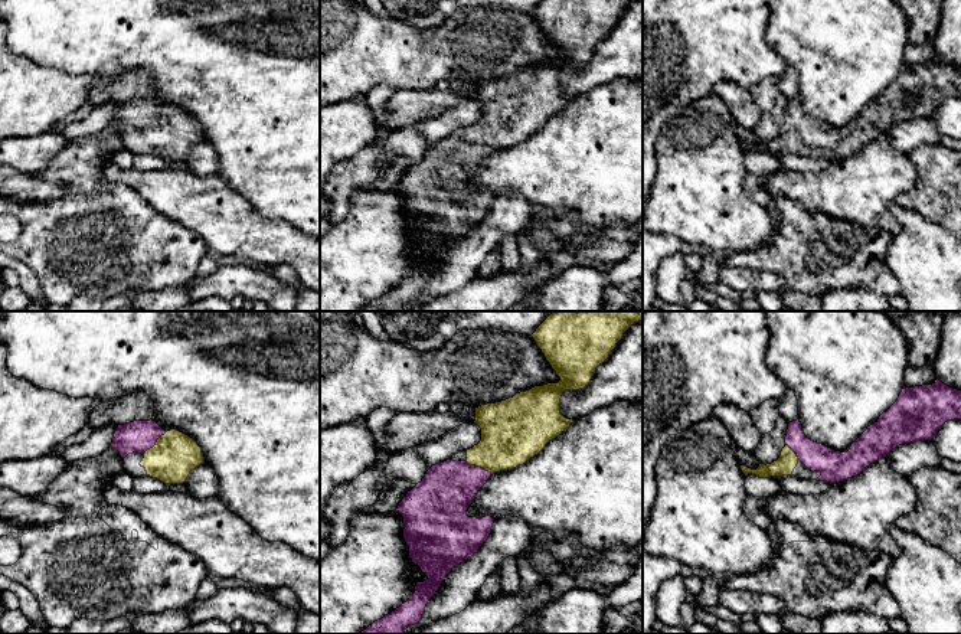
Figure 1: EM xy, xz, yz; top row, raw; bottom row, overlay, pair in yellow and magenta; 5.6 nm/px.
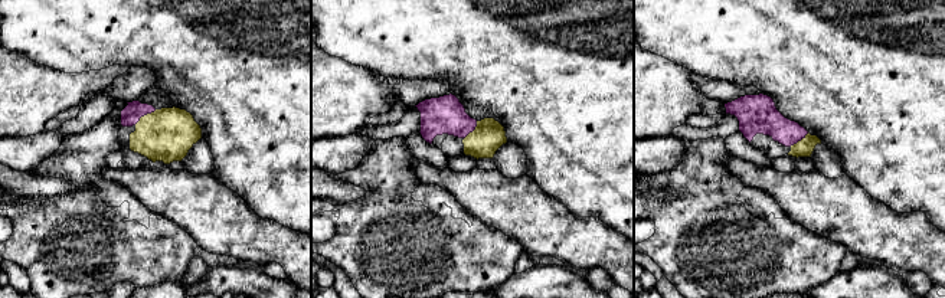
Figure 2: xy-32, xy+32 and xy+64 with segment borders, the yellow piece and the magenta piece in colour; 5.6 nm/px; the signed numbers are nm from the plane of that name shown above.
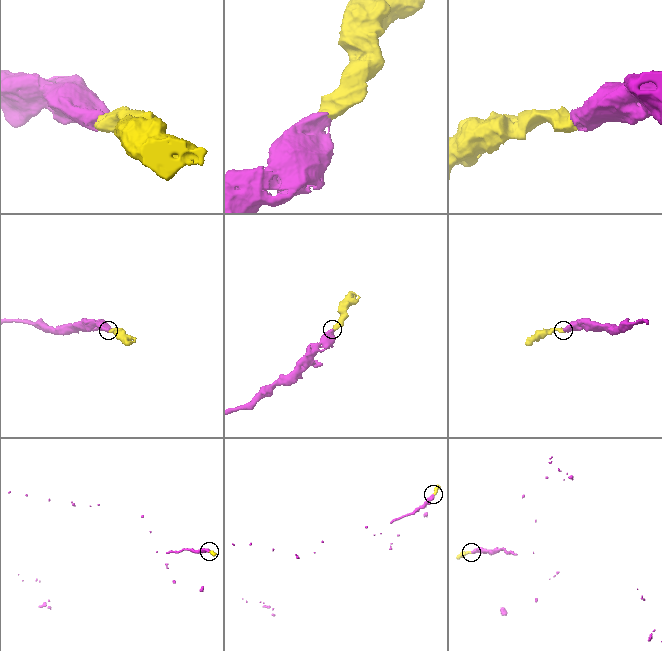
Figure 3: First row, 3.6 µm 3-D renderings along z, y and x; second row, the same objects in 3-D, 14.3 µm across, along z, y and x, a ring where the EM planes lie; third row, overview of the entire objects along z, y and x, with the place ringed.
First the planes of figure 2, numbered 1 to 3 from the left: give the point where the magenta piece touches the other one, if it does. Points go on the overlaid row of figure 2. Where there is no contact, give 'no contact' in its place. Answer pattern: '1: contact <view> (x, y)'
1: contact xy-32 (144, 115)
2: contact xy+32 (474, 130)
3: contact xy+64 (798, 141)

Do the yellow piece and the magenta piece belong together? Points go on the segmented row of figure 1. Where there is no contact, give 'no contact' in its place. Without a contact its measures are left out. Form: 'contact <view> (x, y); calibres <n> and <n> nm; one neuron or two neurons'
contact xy (156, 444); calibres 260 and 180 nm; one neuron

